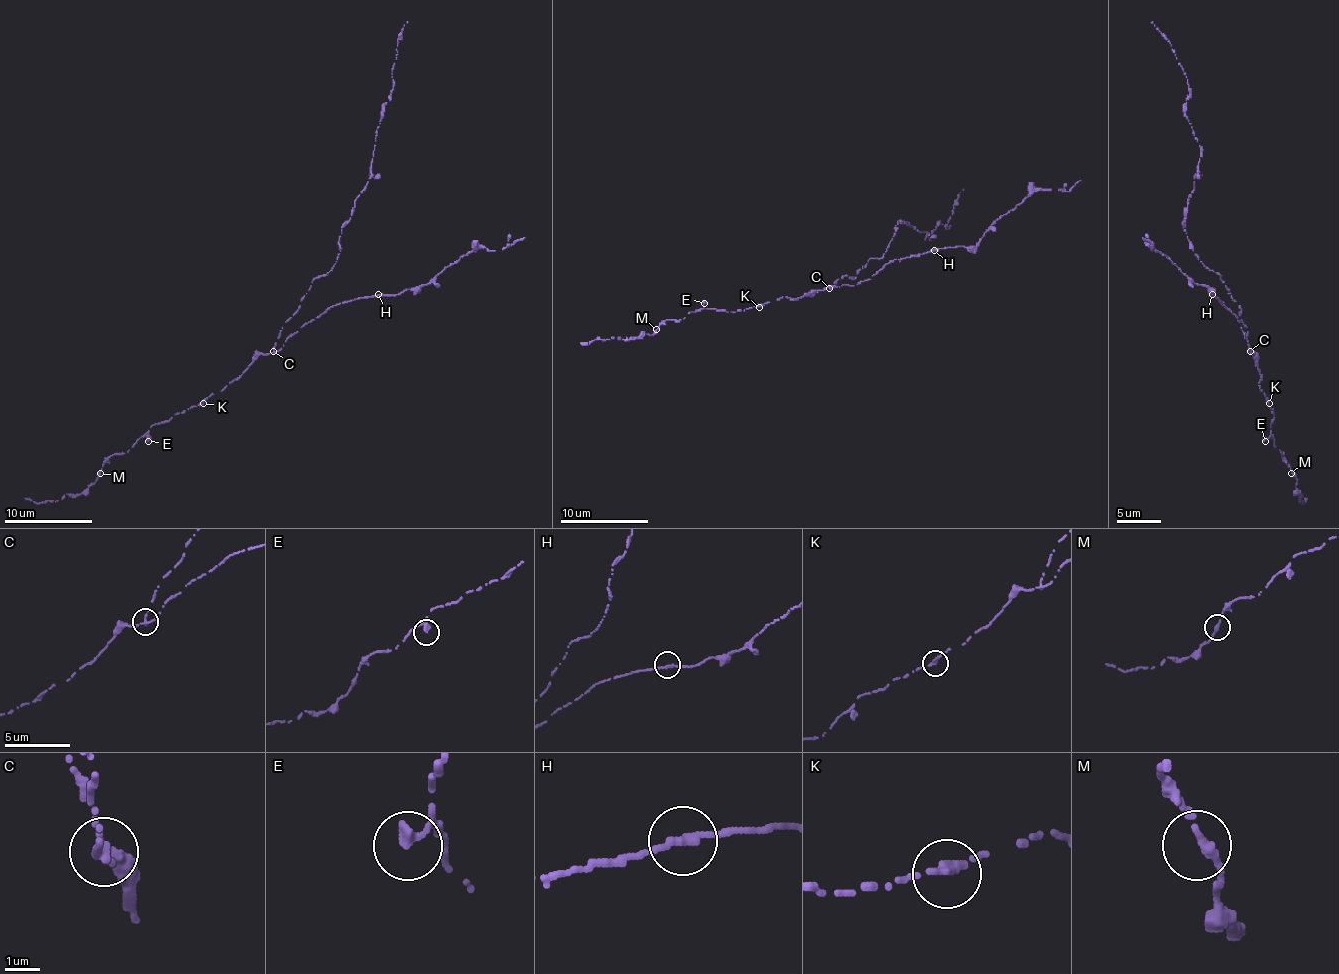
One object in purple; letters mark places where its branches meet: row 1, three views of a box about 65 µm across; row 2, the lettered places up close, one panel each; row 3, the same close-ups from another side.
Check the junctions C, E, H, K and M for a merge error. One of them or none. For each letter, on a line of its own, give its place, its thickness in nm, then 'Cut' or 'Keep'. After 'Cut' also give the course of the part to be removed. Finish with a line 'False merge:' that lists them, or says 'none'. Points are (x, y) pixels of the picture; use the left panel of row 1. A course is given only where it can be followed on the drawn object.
C: Place: (273, 351). Thickness 240 nm. Cut. Course of the part to remove: (273, 351), (282, 327), (339, 254), (341, 228), (367, 184), (407, 22)
E: Place: (148, 441). Thickness 240 nm. Keep
H: Place: (378, 294). Thickness 240 nm. Keep
K: Place: (203, 403). Thickness 240 nm. Keep
M: Place: (100, 473). Thickness 240 nm. Keep
False merge: C

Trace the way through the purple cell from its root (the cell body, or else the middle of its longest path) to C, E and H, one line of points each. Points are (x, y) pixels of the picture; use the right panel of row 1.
C: (1240, 309), (1238, 320), (1249, 351)
E: (1240, 309), (1240, 329), (1260, 373), (1258, 386), (1273, 412), (1271, 434), (1265, 441)
H: (1240, 309), (1238, 320), (1249, 346), (1247, 351), (1247, 327), (1212, 294)

